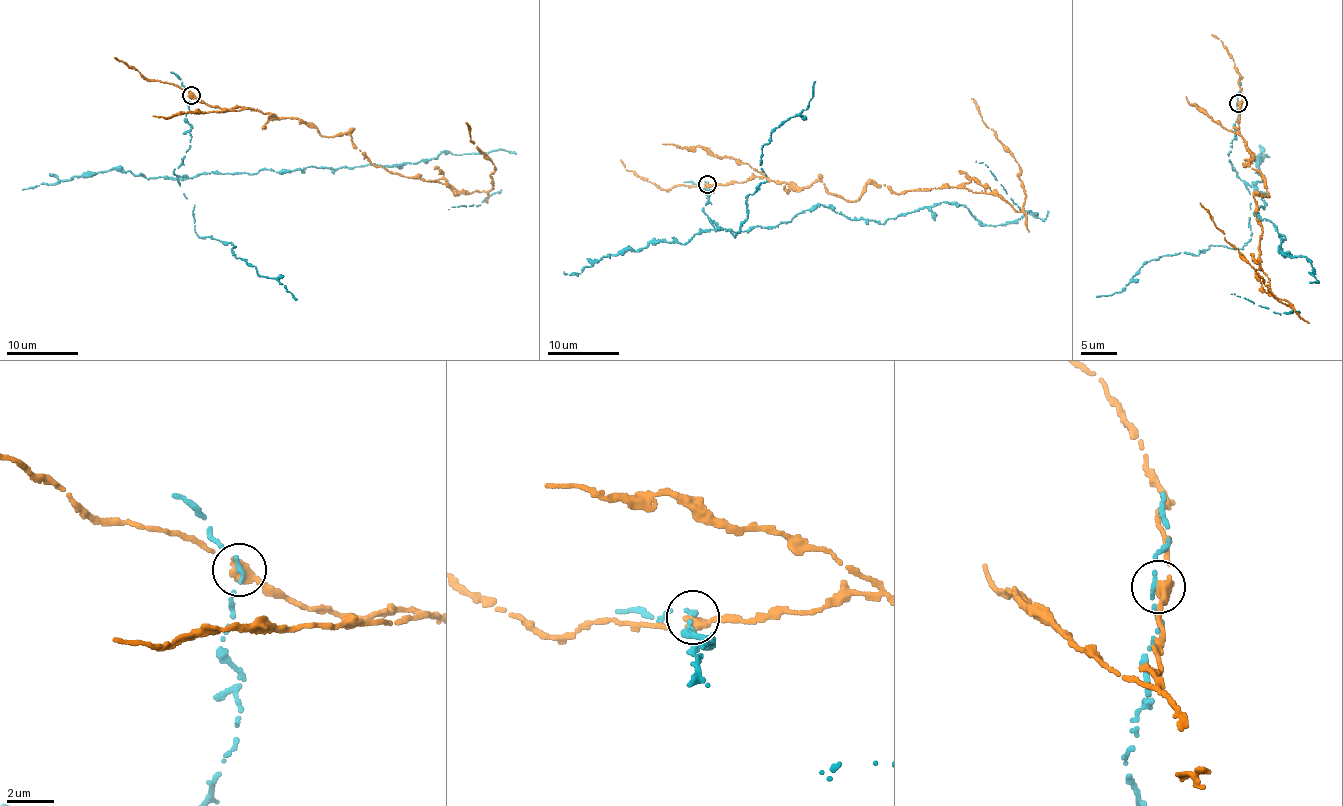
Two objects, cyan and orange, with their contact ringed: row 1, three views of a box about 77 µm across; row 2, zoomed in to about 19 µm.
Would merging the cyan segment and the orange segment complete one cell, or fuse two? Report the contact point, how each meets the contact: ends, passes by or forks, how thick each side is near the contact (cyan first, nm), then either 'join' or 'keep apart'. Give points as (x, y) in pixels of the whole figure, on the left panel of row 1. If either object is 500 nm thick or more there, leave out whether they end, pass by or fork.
at (191, 95); 150 nm thick on the cyan side, 550 nm on the other; keep apart

